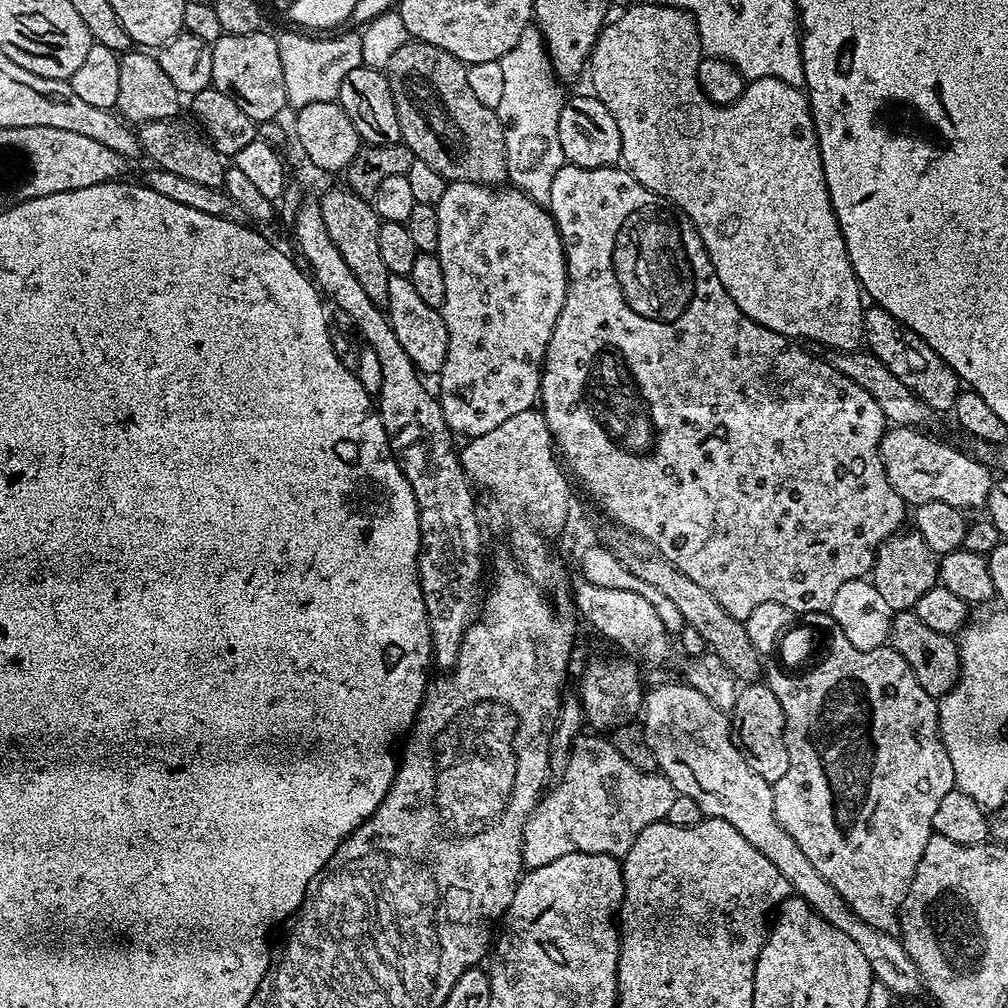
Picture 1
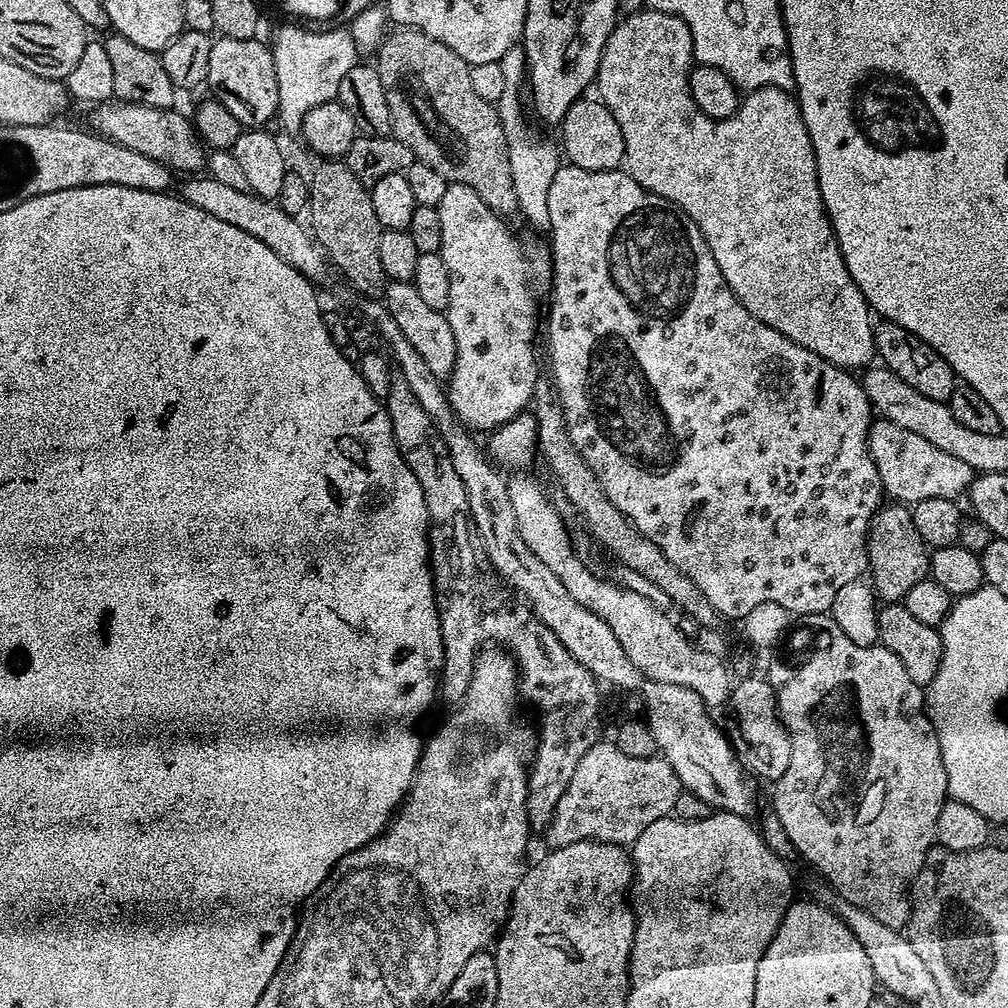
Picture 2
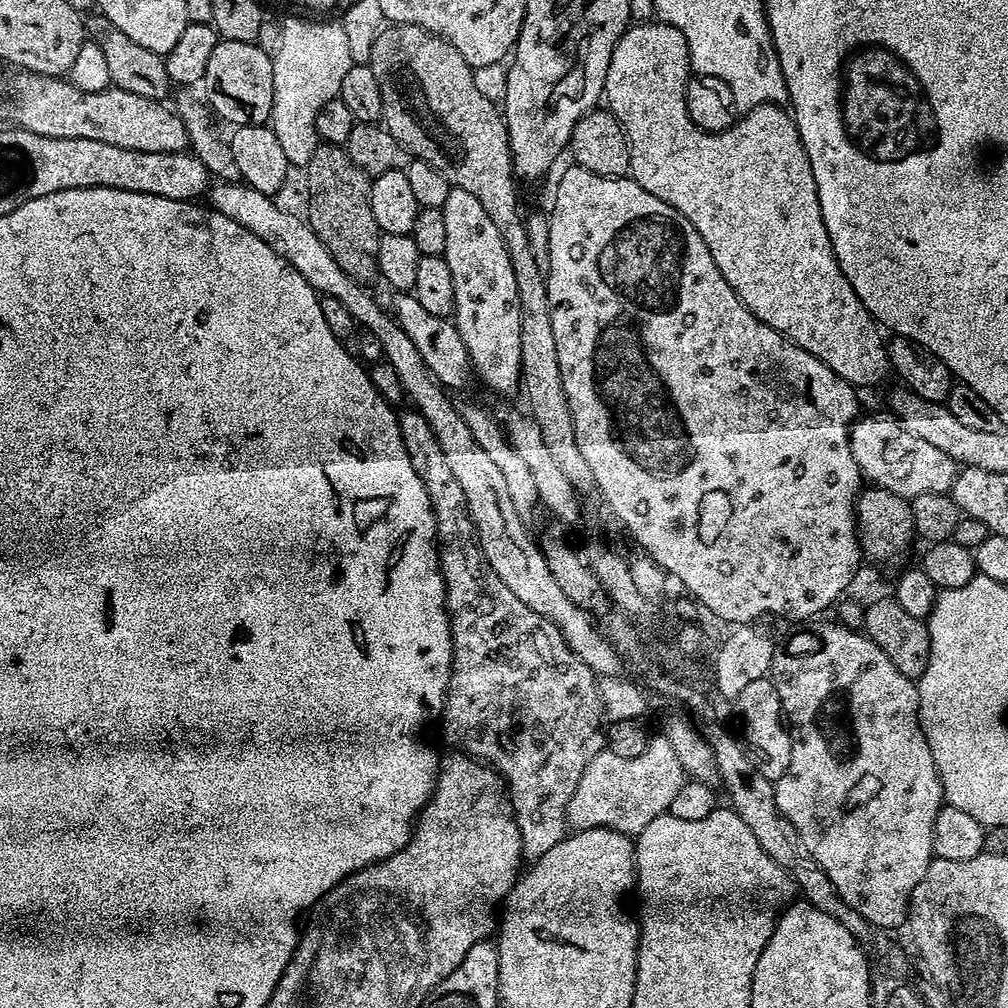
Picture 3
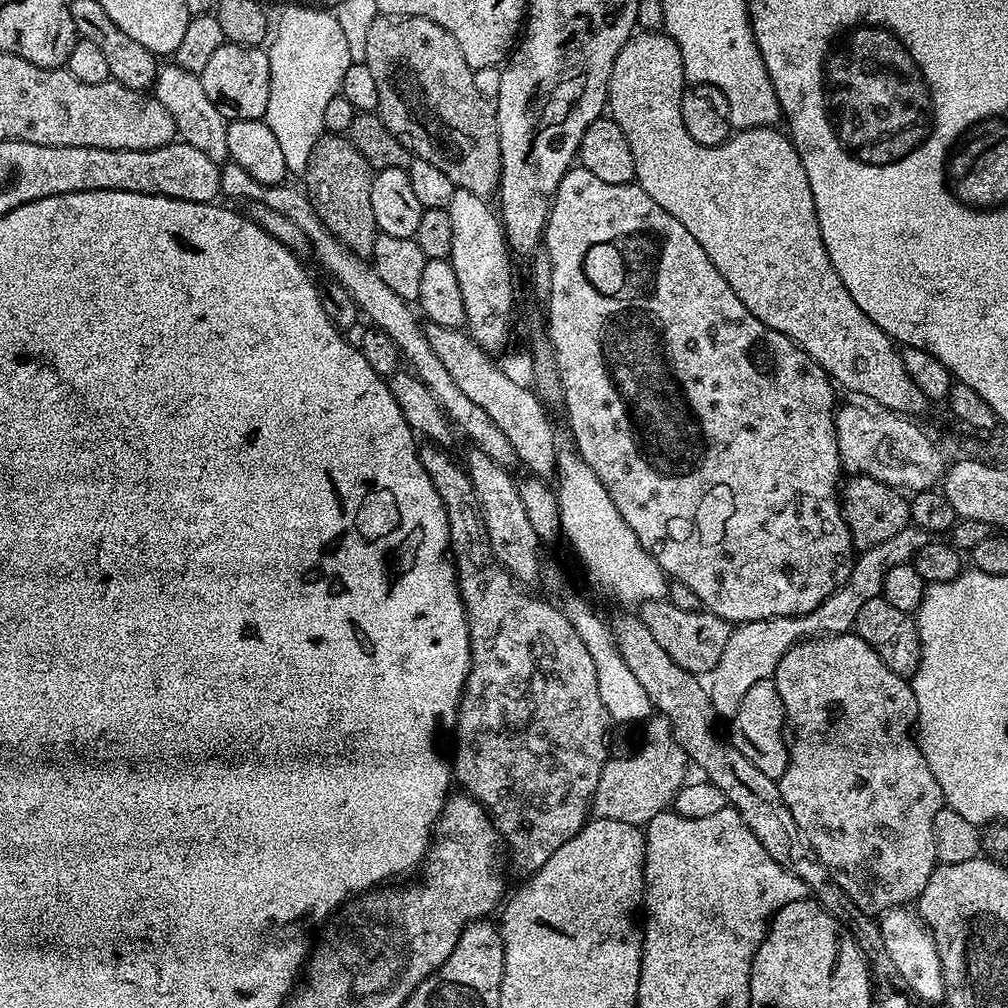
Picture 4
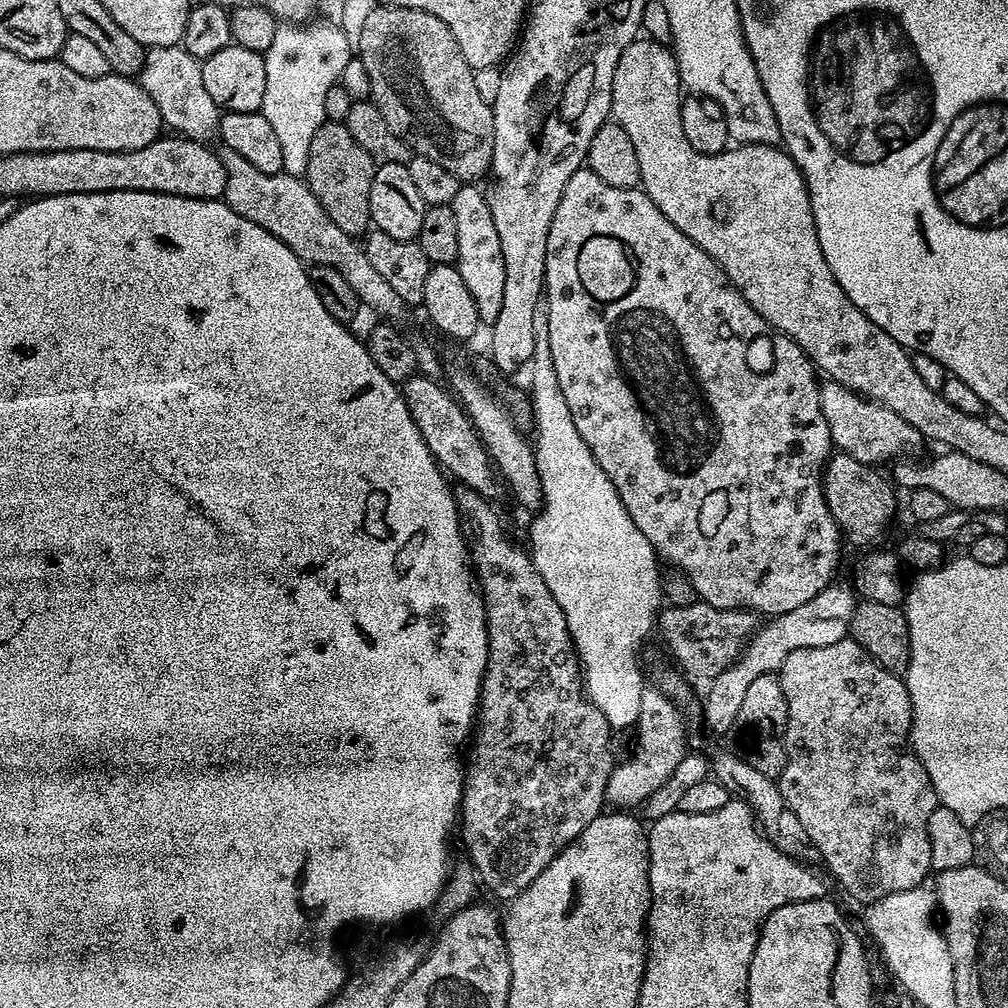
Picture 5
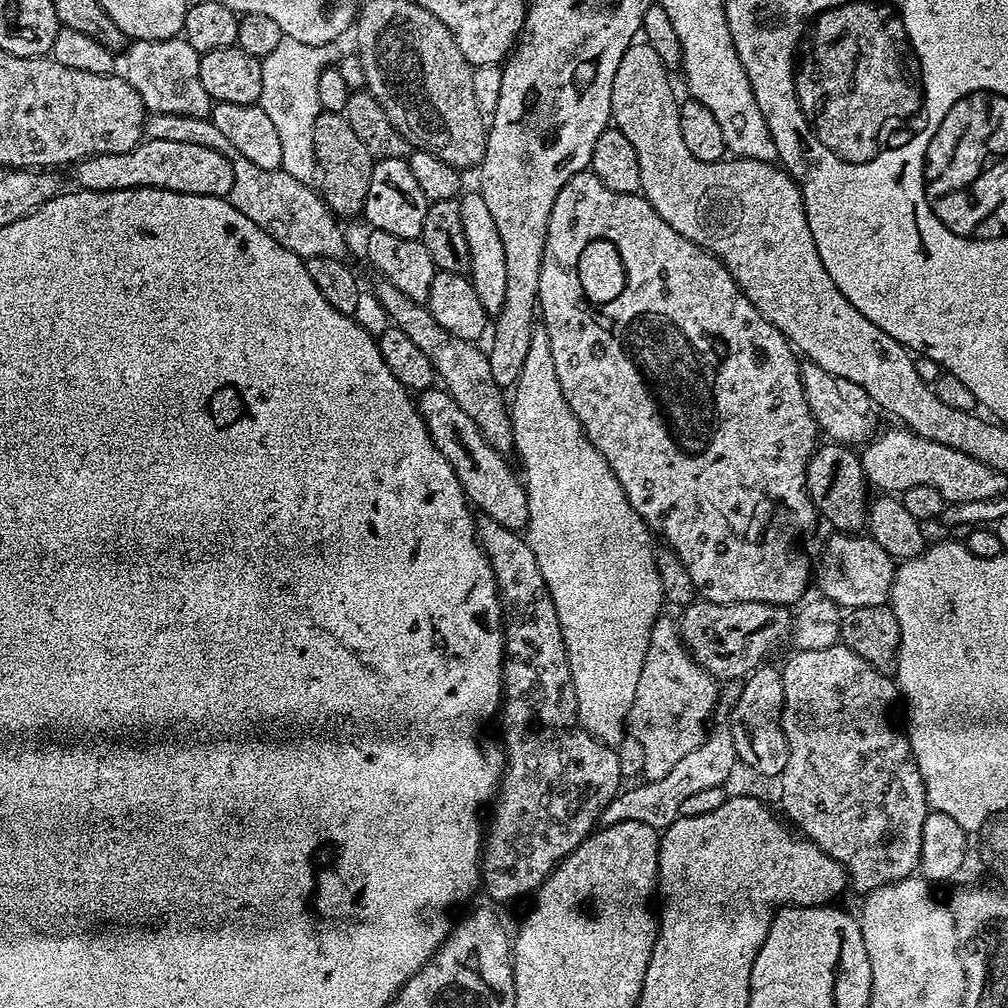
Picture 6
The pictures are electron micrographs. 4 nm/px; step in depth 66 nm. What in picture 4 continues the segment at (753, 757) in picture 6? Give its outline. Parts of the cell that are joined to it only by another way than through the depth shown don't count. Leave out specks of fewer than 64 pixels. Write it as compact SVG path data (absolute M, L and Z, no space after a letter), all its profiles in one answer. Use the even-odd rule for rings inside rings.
M775 679L754 682L754 686L746 690L742 698L742 706L738 706L736 715L731 717L730 724L732 724L732 734L730 734L732 745L742 752L743 757L755 769L762 770L763 774L772 780L780 781L782 774L786 774L788 746L784 707Z

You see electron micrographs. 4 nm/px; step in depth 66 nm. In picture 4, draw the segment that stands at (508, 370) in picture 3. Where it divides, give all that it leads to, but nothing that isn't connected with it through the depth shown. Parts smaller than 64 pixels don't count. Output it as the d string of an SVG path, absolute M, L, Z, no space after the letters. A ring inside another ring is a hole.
M458 188L454 198L448 203L450 227L454 234L451 262L454 274L458 274L458 286L462 289L462 302L466 306L464 323L466 331L478 346L482 346L489 354L496 351L508 340L508 327L512 324L512 263L508 241L504 239L504 228L500 225L500 217L488 205L489 201L482 196L470 194L470 190Z

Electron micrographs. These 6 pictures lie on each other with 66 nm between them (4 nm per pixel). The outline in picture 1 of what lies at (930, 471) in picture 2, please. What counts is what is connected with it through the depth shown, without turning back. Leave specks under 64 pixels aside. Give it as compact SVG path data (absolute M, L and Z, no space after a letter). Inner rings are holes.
M892 426L887 429L880 443L880 457L882 466L886 470L886 478L890 478L890 486L898 490L898 494L904 499L905 505L915 506L926 502L946 502L946 506L954 506L961 510L968 508L983 509L988 502L988 495L994 483L992 469L986 467L975 455L959 452L932 436L927 436L924 430L914 428L901 428Z

